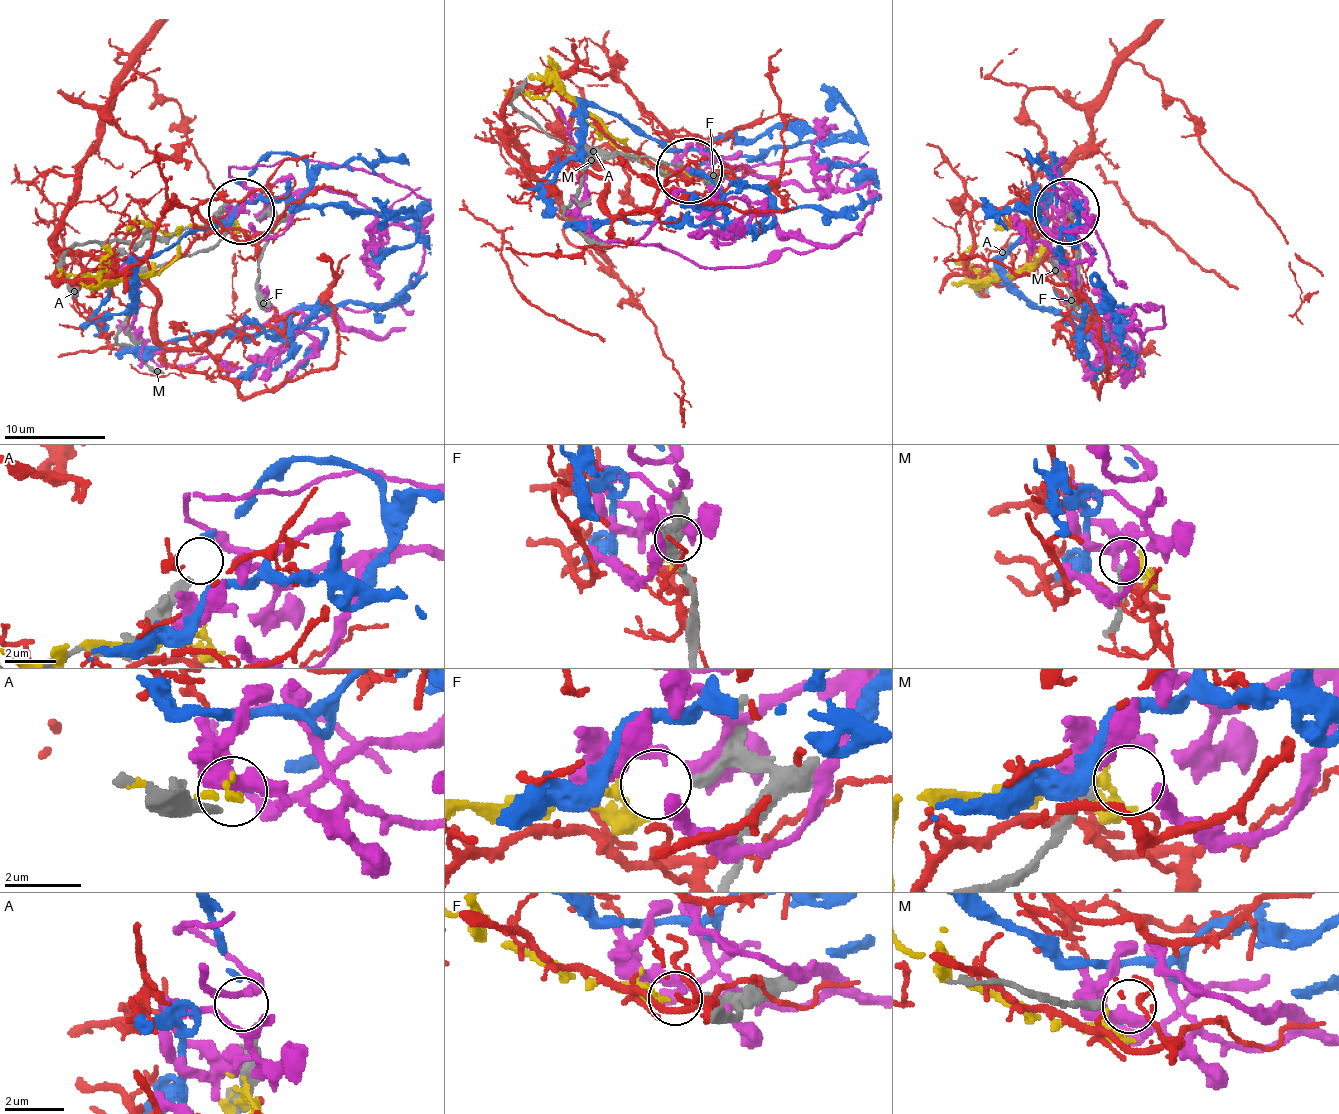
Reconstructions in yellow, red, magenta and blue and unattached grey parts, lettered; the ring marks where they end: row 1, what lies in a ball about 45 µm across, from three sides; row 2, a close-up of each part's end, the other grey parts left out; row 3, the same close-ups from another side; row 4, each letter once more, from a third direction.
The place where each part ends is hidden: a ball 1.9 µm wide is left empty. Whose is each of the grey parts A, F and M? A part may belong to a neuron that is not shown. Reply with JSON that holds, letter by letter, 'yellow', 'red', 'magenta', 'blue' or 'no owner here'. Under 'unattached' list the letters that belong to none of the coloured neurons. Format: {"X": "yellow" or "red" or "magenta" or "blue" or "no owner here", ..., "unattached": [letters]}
{"A": "blue", "F": "no owner here", "M": "no owner here", "unattached": ["F", "M"]}

